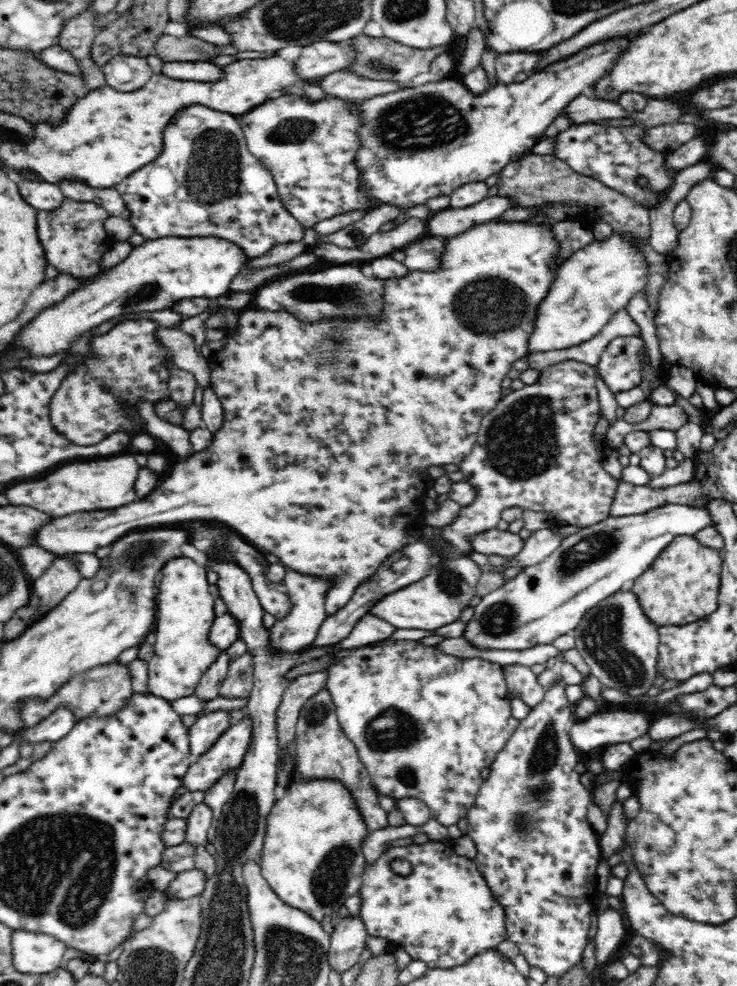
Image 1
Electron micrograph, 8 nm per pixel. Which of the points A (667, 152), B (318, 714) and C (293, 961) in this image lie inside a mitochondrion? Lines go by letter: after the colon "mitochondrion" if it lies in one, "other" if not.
A: other
B: mitochondrion
C: mitochondrion

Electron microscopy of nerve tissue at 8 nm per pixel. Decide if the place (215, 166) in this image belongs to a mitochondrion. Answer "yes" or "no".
yes

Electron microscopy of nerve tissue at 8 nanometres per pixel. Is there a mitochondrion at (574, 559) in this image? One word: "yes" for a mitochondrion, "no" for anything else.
yes

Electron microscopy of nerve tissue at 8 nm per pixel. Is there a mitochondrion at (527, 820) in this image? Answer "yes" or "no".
yes

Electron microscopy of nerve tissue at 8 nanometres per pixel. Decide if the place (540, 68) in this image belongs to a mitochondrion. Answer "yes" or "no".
no

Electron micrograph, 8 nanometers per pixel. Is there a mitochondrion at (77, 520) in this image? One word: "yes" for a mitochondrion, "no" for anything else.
no

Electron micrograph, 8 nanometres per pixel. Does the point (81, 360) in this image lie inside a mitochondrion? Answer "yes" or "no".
no

